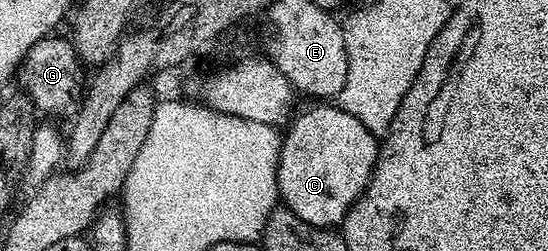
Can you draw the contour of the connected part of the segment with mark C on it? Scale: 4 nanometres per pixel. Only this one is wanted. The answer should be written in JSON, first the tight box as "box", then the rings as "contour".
{"box":[277,101,380,228],"contour":[[[319,101],[314,104],[316,107],[307,107],[295,120],[291,123],[287,135],[282,140],[279,149],[279,168],[277,169],[277,185],[279,186],[279,199],[282,206],[286,210],[291,211],[297,217],[301,217],[301,221],[305,221],[314,227],[330,227],[338,228],[343,222],[343,218],[349,213],[351,206],[357,202],[362,196],[364,189],[369,185],[371,175],[375,172],[375,162],[379,156],[380,140],[377,138],[376,132],[371,131],[365,125],[361,125],[361,121],[357,121],[357,117],[353,117],[353,113],[345,113],[343,108],[338,105],[332,105],[327,101]]]}

